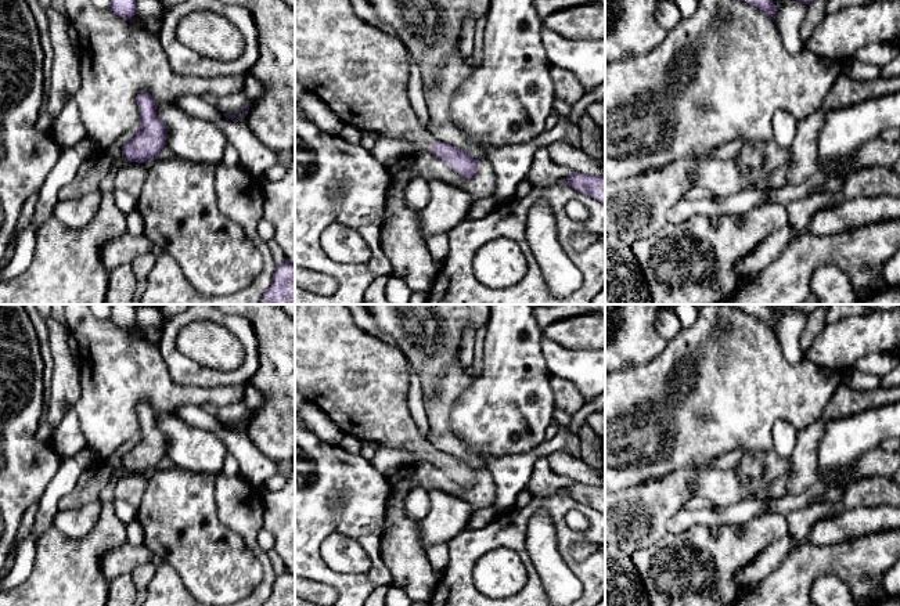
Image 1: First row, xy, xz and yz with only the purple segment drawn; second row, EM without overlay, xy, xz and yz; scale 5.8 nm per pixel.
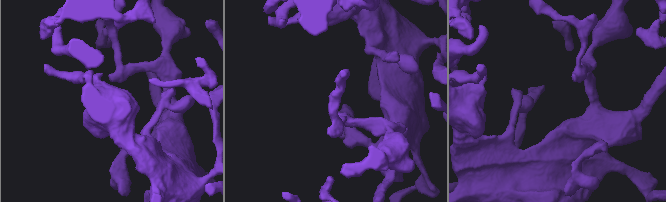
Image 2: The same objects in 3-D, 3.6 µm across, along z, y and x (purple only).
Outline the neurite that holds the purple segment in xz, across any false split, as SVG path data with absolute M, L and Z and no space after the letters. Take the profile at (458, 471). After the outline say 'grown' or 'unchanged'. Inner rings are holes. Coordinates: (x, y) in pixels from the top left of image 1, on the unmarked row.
M295 304L295 386L309 403L313 403L330 416L343 434L350 434L363 443L404 448L413 454L413 463L408 468L431 462L462 487L476 484L478 469L451 455L436 451L426 437L420 433L407 404L410 375L406 354L397 346L360 329L346 304Z | grown

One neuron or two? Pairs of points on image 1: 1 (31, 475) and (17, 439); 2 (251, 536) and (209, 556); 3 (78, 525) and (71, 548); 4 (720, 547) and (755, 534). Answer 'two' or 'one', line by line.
1: one
2: two
3: two
4: one

